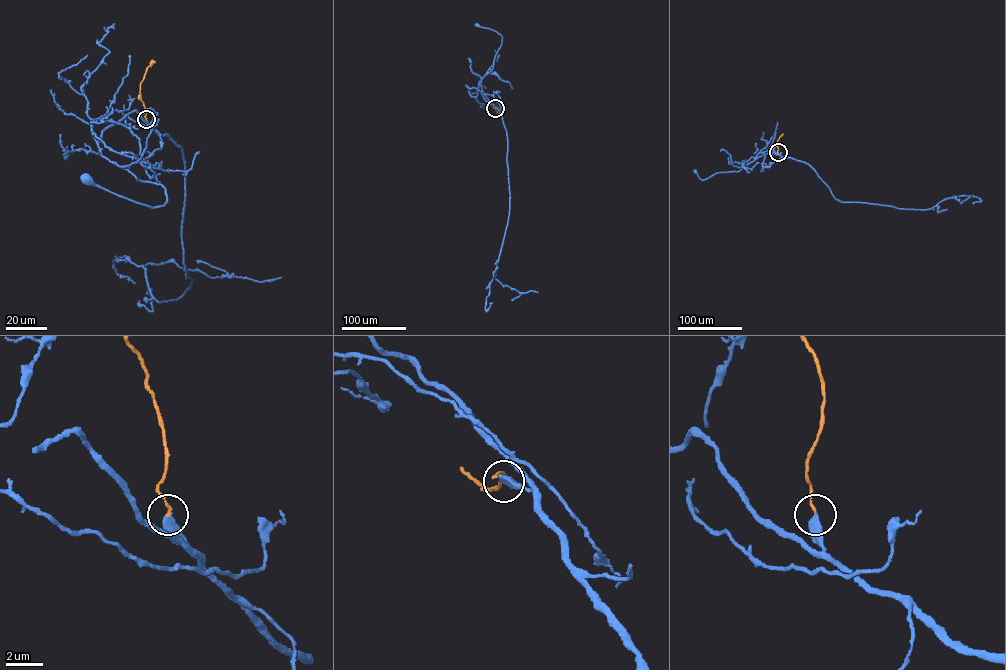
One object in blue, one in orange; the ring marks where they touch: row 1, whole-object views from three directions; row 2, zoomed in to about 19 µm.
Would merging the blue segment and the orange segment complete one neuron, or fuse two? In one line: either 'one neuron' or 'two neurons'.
one neuron

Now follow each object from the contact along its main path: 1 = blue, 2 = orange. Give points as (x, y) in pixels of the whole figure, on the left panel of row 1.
1: (146, 120), (132, 111), (104, 130), (97, 145), (138, 180), (160, 184), (167, 201), (150, 207), (87, 180)
2: (146, 120), (140, 84), (152, 60)

